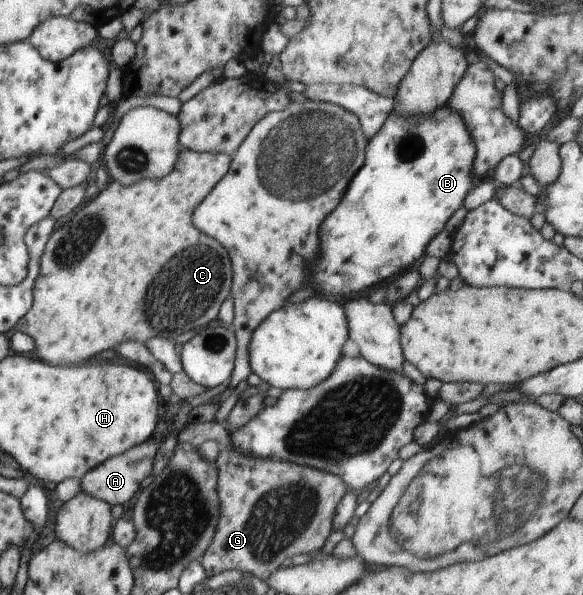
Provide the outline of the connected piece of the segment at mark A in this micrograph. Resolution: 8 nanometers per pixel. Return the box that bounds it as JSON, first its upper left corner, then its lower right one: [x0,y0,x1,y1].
[81,437,162,506]

